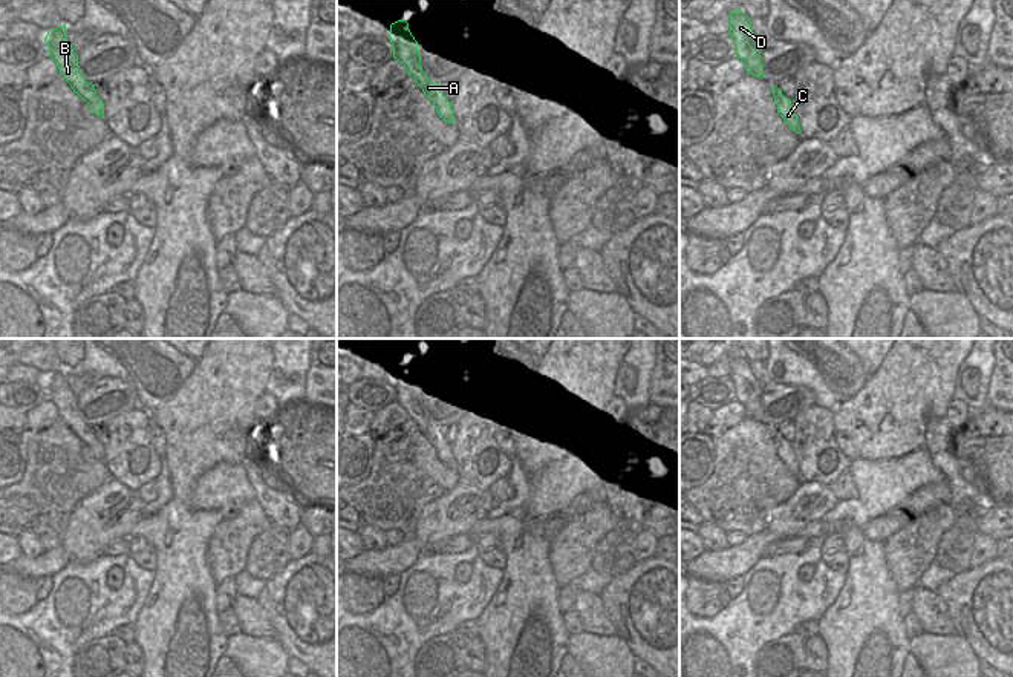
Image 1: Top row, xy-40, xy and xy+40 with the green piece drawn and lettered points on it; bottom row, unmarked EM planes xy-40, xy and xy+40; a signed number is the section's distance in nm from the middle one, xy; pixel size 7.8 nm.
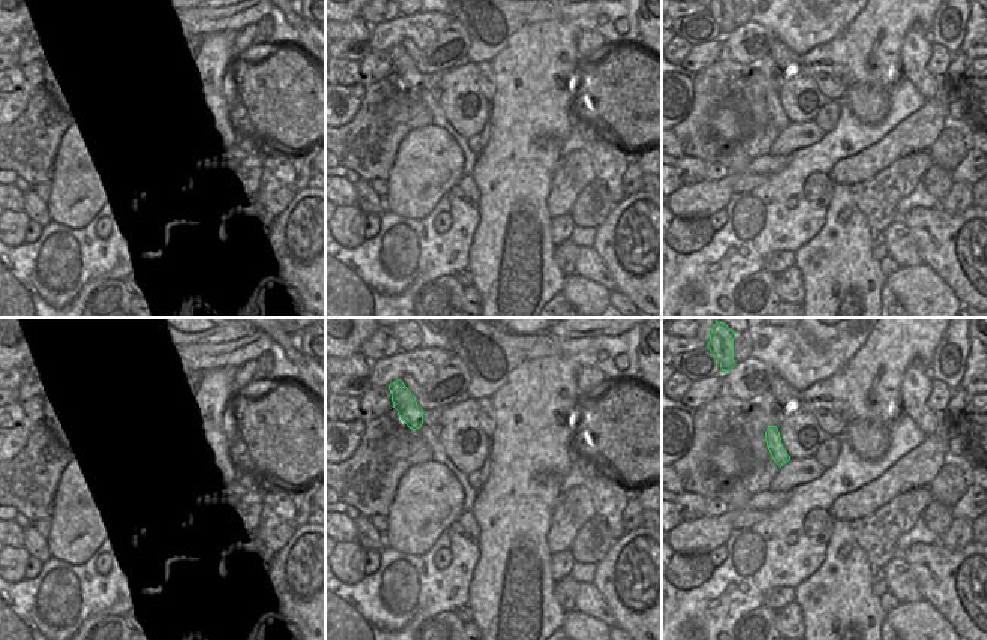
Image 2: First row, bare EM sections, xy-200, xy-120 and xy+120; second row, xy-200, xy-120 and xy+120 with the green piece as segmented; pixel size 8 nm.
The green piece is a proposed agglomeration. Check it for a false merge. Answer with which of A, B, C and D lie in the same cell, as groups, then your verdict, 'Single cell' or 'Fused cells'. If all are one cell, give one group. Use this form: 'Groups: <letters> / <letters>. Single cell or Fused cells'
Groups: A B C D. Single cell.

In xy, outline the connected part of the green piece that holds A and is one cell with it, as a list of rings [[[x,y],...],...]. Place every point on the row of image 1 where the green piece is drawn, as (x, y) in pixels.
[[[406,20],[392,23],[389,37],[393,47],[393,58],[402,63],[409,75],[415,78],[418,86],[436,107],[439,118],[454,124],[451,103],[441,93],[439,84],[432,83],[422,70],[421,57],[418,54],[419,46],[409,29],[409,23]]]

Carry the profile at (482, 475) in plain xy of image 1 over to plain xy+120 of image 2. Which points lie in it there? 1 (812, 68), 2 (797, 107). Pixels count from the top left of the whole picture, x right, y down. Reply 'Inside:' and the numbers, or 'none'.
Inside: 2

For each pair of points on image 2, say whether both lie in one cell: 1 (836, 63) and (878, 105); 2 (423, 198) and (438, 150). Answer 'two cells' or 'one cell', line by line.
1: two cells
2: one cell

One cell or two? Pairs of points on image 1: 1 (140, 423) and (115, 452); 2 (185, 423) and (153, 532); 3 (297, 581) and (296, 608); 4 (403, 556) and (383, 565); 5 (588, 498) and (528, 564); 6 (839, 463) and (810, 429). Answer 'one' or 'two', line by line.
1: one
2: one
3: one
4: one
5: two
6: one

